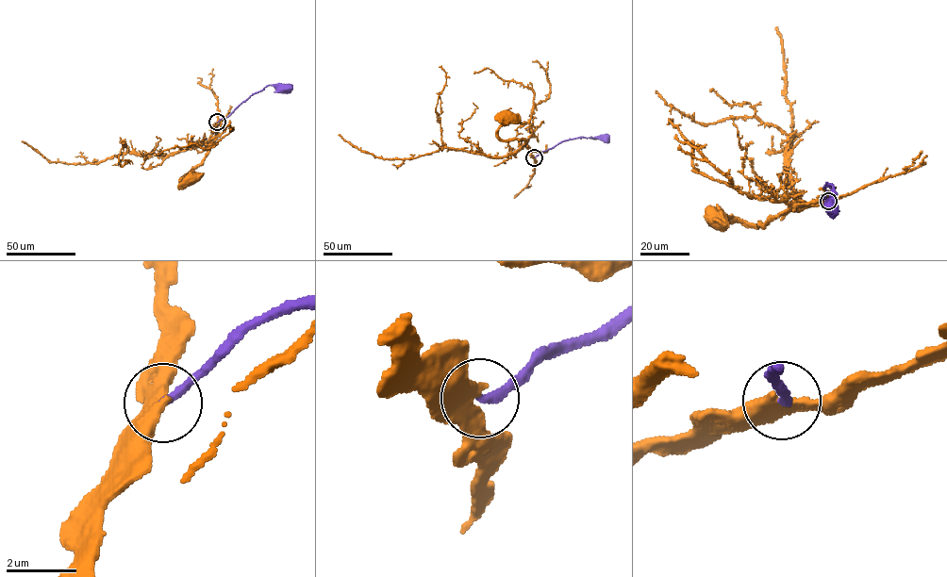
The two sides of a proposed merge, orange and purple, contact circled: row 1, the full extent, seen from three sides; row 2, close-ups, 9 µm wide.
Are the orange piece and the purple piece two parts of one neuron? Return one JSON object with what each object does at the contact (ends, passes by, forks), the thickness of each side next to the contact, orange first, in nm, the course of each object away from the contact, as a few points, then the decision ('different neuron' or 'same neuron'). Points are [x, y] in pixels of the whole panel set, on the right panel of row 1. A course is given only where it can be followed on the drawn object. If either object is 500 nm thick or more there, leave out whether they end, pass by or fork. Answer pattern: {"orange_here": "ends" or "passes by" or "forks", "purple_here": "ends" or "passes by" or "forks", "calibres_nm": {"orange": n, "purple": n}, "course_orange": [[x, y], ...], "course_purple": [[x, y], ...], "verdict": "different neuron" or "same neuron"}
{"orange_here": "passes by", "purple_here": "ends", "calibres_nm": {"orange": 360, "purple": 240}, "course_orange": [[828, 201], [793, 206], [762, 224], [760, 222], [755, 225], [731, 217], [714, 224], [712, 220], [714, 217]], "course_purple": [[828, 201], [823, 199], [824, 186], [830, 184], [835, 205], [832, 206]], "verdict": "different neuron"}

